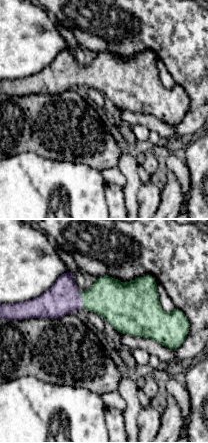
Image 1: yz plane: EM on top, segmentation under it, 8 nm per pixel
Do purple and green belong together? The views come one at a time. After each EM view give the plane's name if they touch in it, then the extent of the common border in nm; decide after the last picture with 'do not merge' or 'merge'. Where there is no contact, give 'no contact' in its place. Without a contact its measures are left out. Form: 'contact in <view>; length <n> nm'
contact in yz; length 140 nm

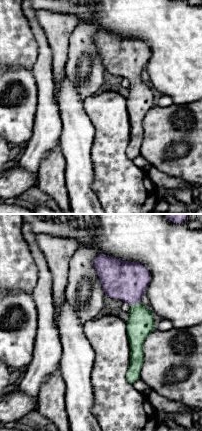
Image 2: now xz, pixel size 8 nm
contact in xz; length 90 nm

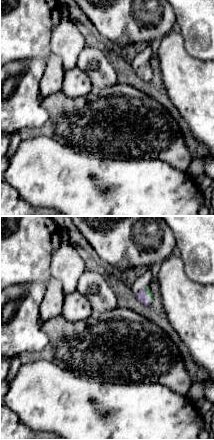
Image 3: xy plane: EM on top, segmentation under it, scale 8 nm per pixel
contact in xy; length 130 nm

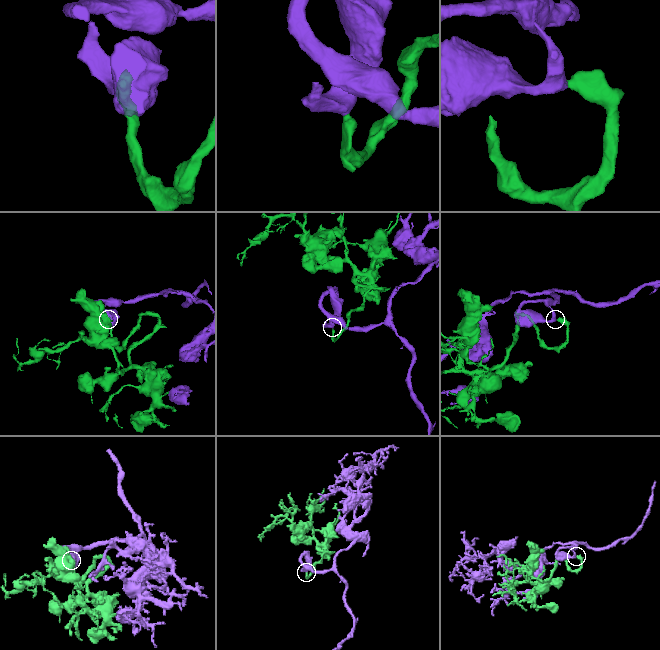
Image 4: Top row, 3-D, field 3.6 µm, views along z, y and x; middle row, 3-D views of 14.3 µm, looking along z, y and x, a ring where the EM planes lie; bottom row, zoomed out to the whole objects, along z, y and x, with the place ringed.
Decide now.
merge

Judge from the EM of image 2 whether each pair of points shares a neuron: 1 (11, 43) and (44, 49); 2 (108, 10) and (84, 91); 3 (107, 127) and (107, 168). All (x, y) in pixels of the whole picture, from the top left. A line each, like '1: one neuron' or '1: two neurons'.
1: two neurons
2: two neurons
3: one neuron

